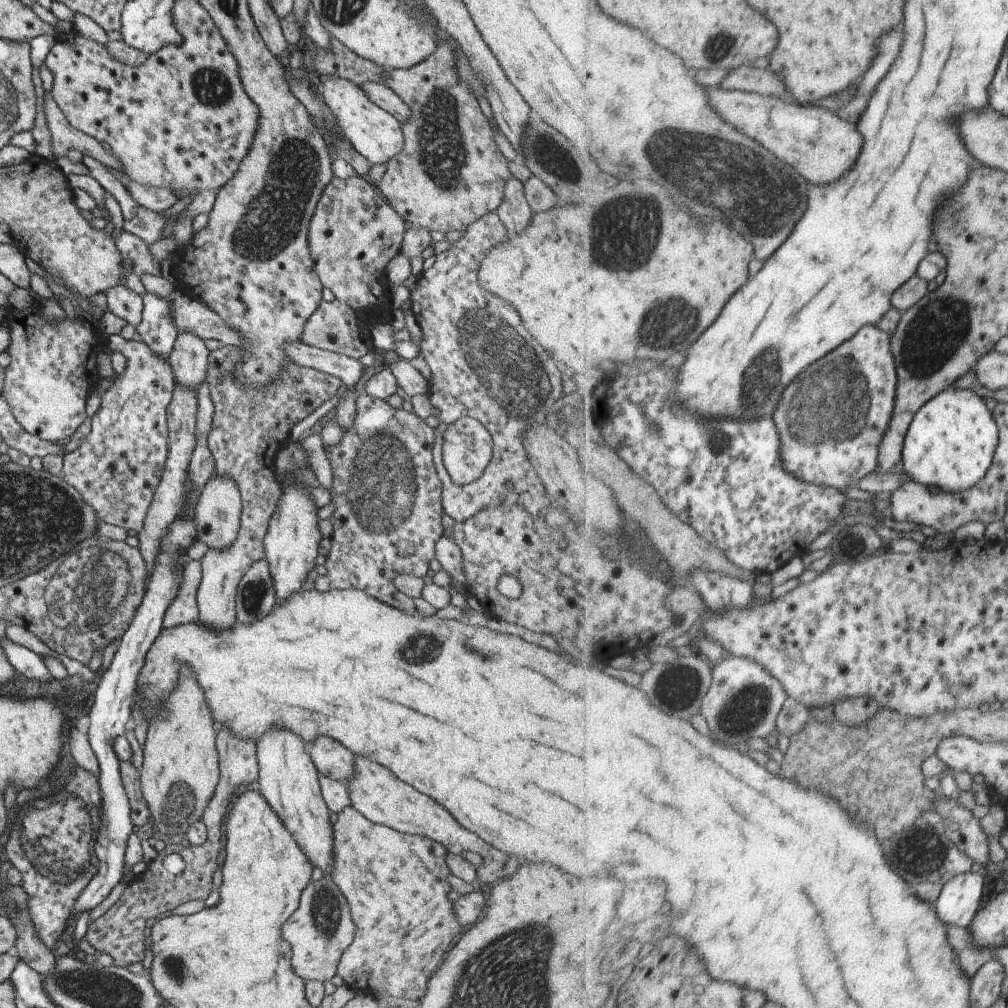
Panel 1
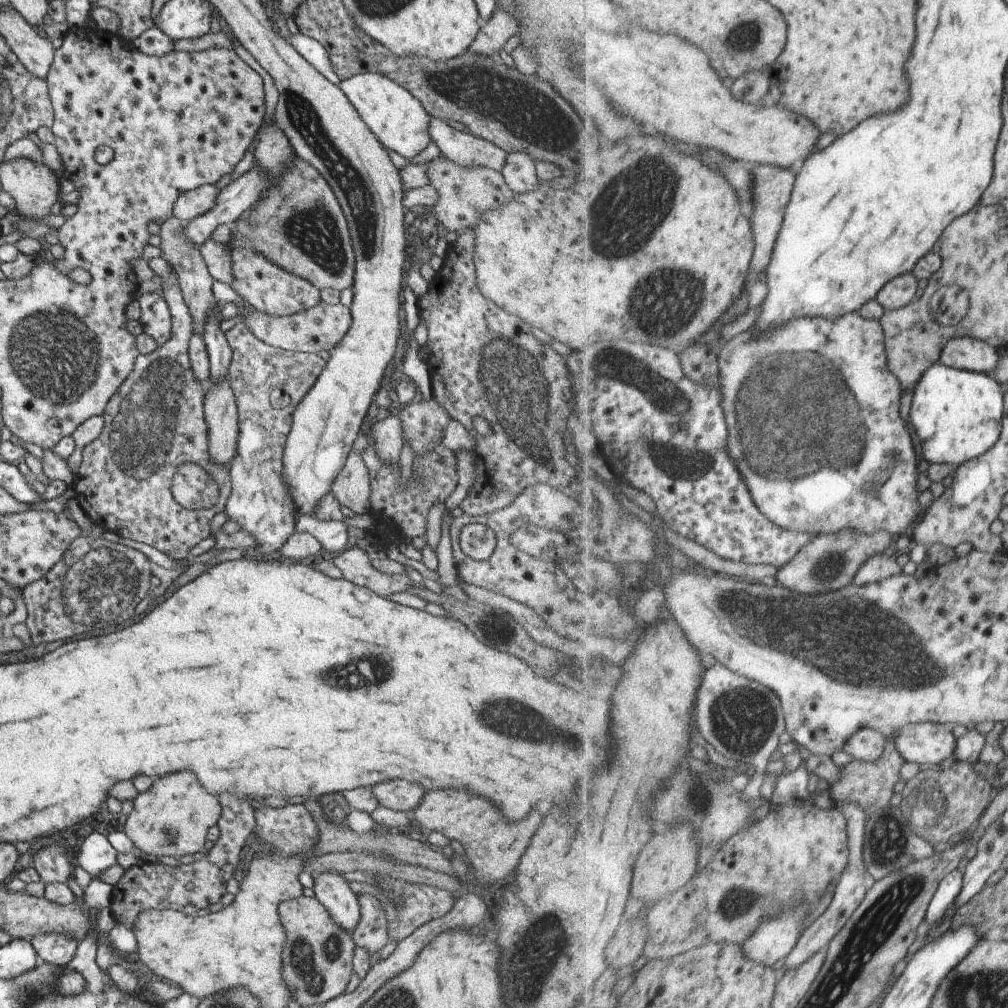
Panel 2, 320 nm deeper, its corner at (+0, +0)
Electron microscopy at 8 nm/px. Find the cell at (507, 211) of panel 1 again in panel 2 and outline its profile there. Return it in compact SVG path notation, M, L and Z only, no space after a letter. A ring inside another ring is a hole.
M515 151L506 154L499 171L513 193L522 193L538 187L535 165L530 154Z

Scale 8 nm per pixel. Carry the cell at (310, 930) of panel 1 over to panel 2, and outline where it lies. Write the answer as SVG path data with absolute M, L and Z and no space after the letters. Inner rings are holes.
M301 895L292 899L281 901L277 907L279 922L284 930L284 947L281 949L281 978L285 986L290 989L294 1002L301 1007L321 1005L338 997L345 990L349 976L351 976L351 957L355 944L351 935L335 925L325 908L319 904L315 897Z

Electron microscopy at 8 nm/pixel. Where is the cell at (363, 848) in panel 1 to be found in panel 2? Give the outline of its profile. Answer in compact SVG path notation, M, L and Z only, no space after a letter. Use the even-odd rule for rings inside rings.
M357 894L359 920L352 930L351 939L355 946L366 948L372 960L389 941L386 935L386 918L380 909L380 902L368 894Z

